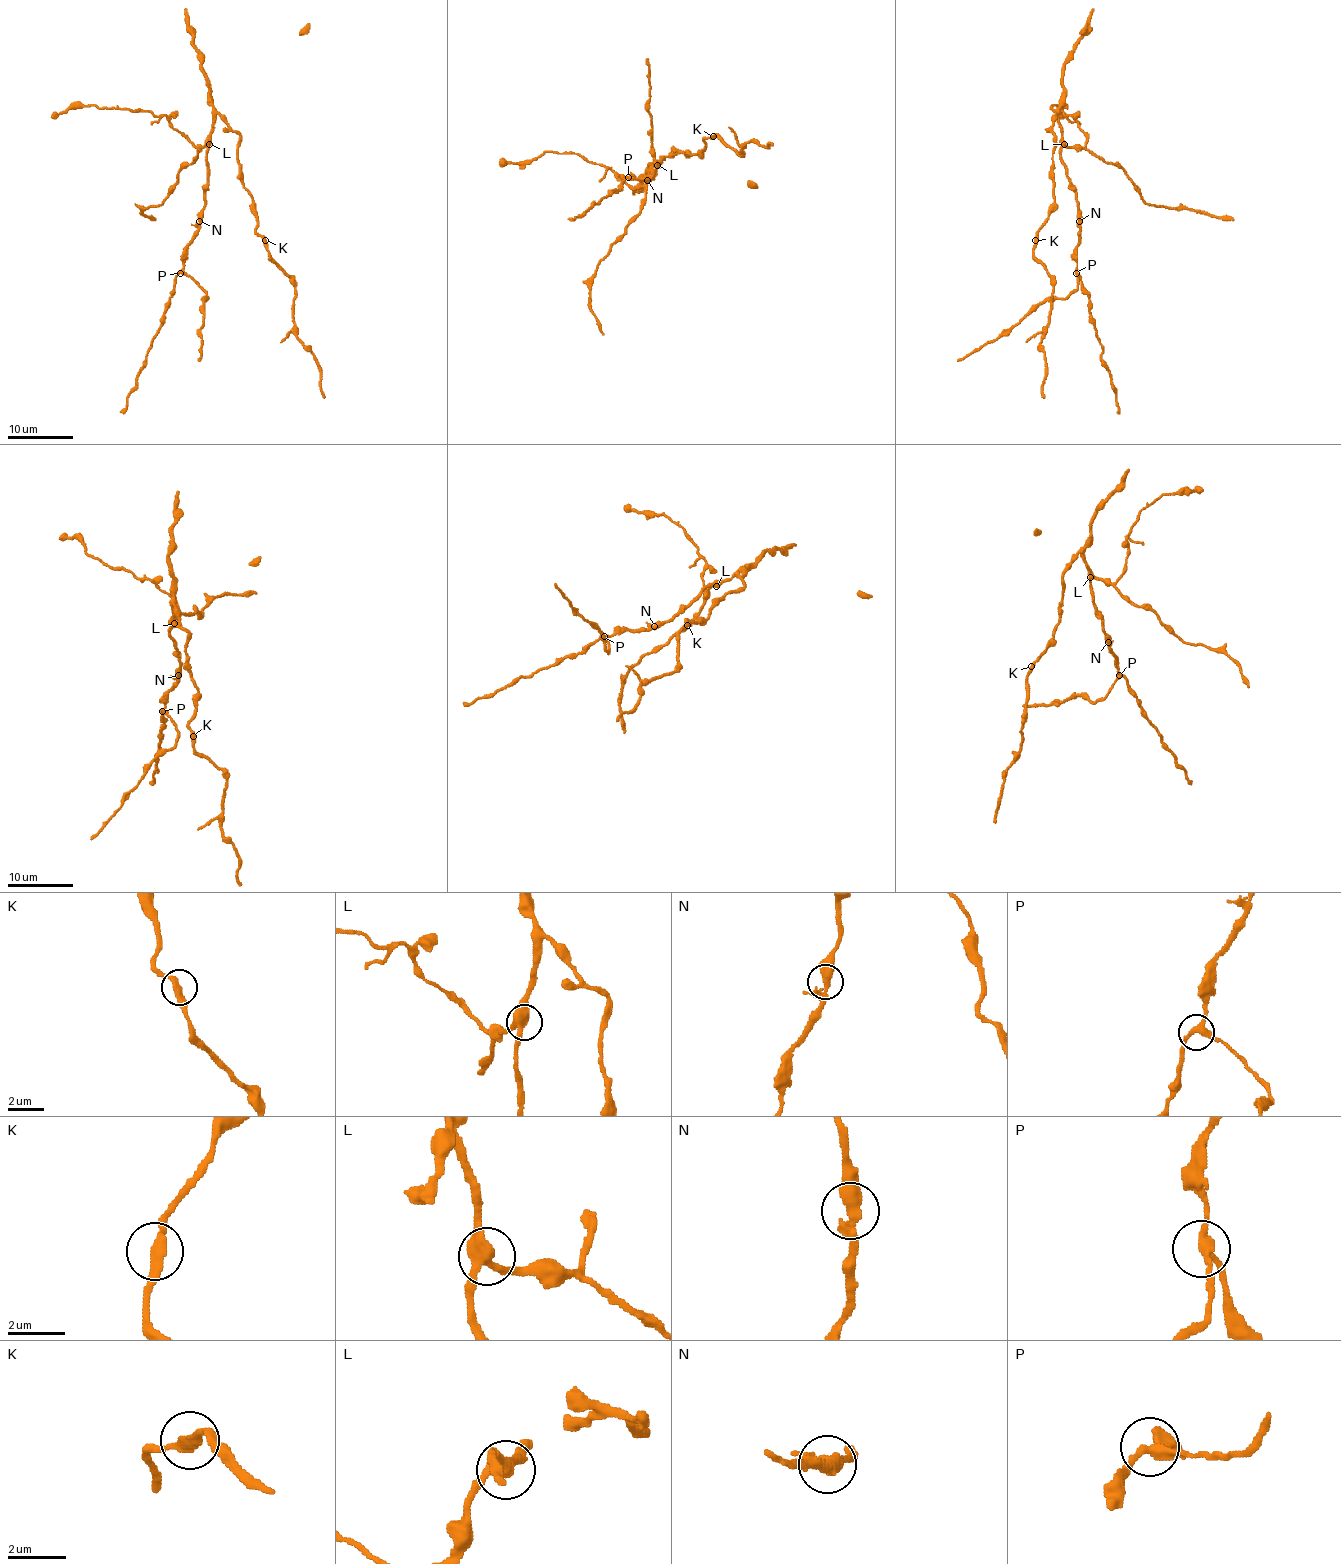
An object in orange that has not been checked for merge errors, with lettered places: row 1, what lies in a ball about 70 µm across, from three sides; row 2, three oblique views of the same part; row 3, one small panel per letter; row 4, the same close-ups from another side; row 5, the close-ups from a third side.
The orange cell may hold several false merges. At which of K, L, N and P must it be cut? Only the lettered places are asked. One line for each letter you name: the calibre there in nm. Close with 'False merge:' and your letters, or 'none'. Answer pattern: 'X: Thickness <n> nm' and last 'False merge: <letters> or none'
False merge: none

